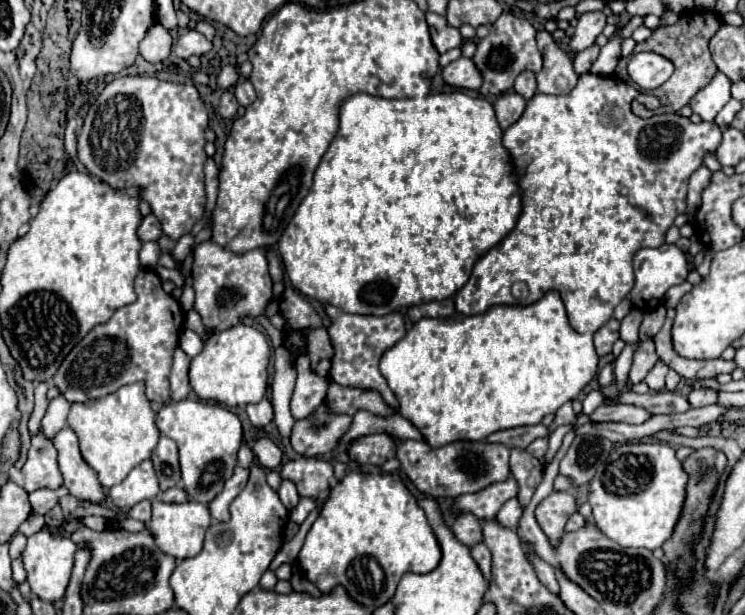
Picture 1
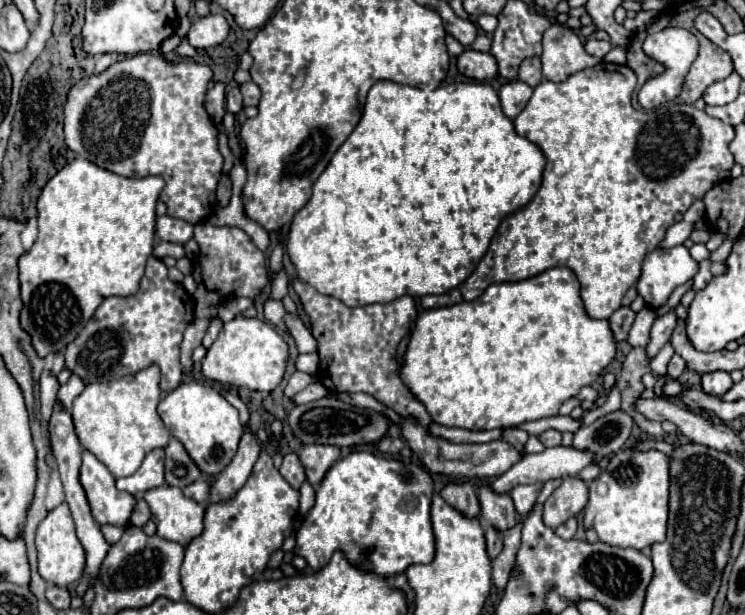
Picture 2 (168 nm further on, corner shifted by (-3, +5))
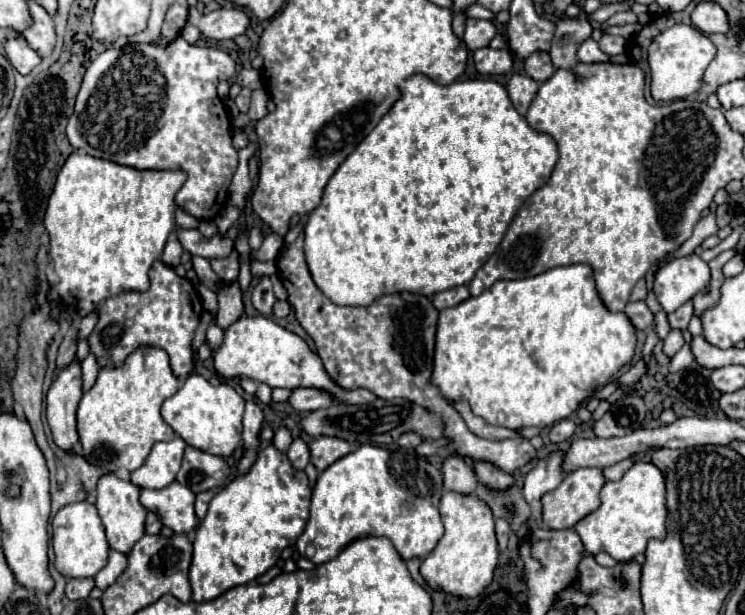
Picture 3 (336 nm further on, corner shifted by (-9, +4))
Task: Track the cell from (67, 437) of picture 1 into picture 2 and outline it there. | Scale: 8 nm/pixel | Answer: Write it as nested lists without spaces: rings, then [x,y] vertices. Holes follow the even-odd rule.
[[[82,451],[82,469],[80,483],[88,495],[94,521],[102,525],[126,527],[130,523],[136,497],[124,491],[118,491],[114,477],[90,451]]]

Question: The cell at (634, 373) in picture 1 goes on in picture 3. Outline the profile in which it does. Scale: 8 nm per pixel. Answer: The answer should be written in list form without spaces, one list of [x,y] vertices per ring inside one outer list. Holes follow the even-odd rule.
[[[688,300],[688,302],[682,304],[678,310],[674,310],[674,312],[668,314],[670,328],[672,328],[672,330],[682,330],[682,328],[686,328],[692,316],[694,316],[694,304],[692,304],[692,300]]]

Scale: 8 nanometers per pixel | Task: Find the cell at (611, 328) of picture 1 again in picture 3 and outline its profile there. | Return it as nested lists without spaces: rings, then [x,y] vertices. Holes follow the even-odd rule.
[[[630,302],[624,308],[624,314],[630,318],[630,322],[636,330],[648,330],[654,320],[654,314],[648,310],[648,306],[644,302]]]

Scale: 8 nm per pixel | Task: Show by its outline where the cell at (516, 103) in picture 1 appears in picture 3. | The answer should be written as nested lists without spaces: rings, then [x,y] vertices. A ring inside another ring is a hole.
[[[514,74],[508,82],[508,96],[514,104],[514,108],[518,110],[518,114],[526,114],[530,102],[534,100],[536,92],[538,92],[538,82],[534,82],[530,76],[522,76],[522,74]]]

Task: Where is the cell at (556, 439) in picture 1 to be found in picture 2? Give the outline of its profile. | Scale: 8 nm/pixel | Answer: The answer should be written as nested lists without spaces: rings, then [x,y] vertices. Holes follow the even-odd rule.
[[[534,483],[534,485],[516,485],[512,489],[512,499],[514,499],[514,507],[518,513],[528,513],[534,503],[536,503],[536,497],[540,495],[540,489],[542,489],[542,483]]]

